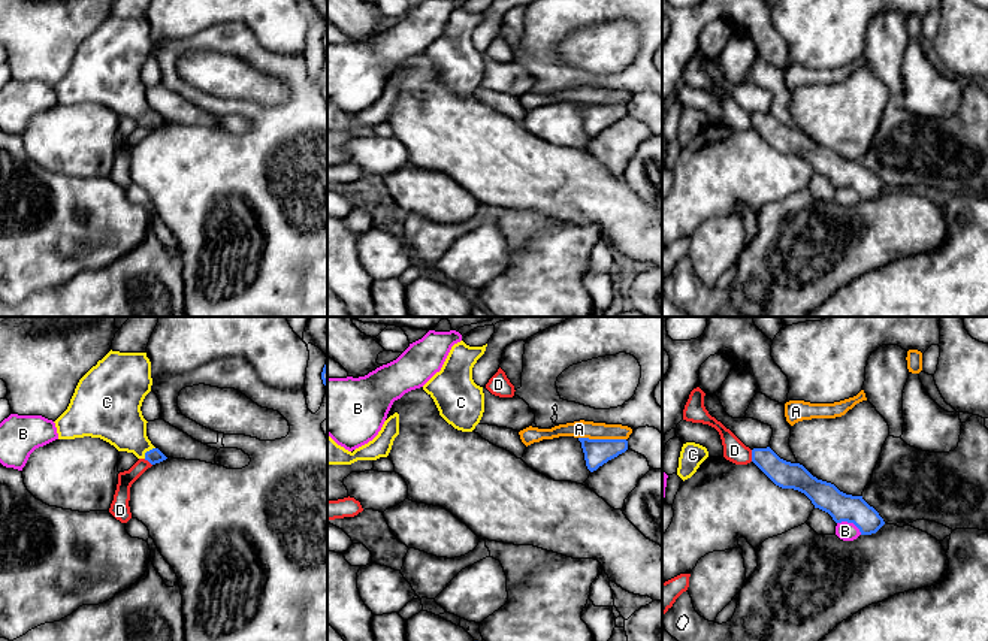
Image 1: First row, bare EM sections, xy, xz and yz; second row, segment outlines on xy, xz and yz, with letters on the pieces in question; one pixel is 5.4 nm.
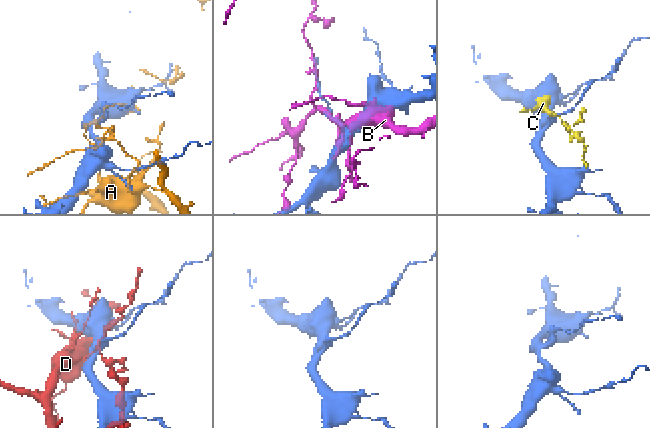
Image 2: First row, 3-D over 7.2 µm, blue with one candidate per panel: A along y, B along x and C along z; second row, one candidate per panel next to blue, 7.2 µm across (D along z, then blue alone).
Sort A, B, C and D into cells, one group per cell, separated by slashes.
A / B / C / D

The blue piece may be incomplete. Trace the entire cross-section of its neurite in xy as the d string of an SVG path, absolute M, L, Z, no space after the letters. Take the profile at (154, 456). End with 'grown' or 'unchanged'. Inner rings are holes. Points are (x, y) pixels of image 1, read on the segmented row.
M111 350L79 380L67 409L54 421L58 439L100 438L151 465L166 460L148 439L141 411L151 385L146 353Z; grown

